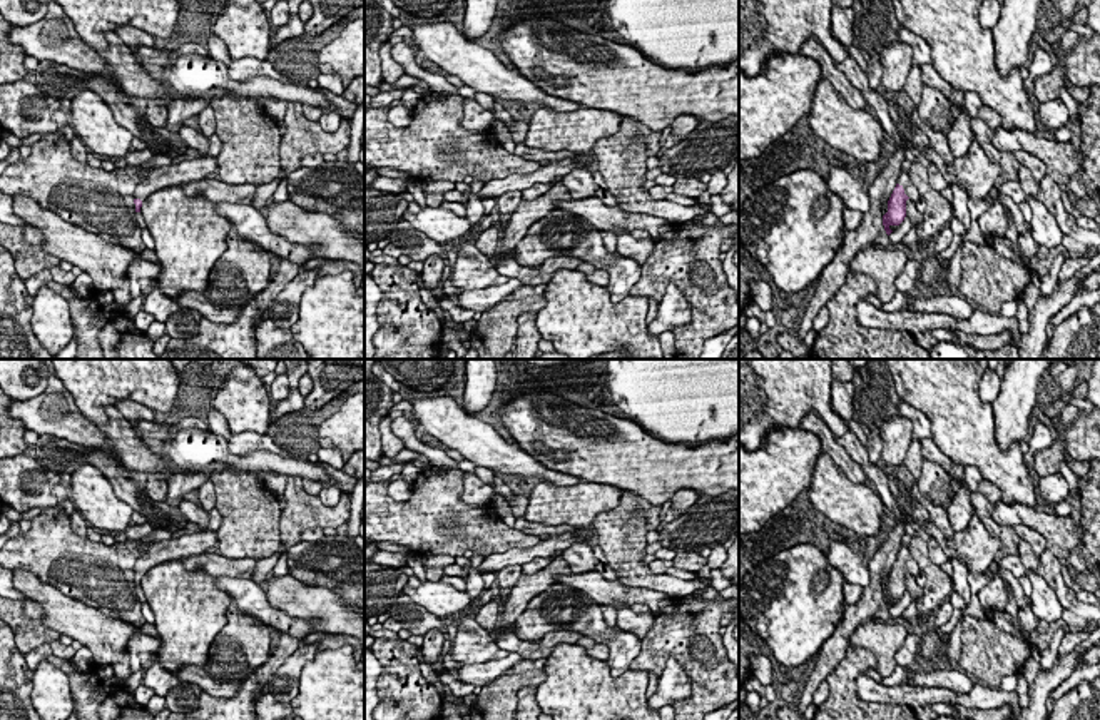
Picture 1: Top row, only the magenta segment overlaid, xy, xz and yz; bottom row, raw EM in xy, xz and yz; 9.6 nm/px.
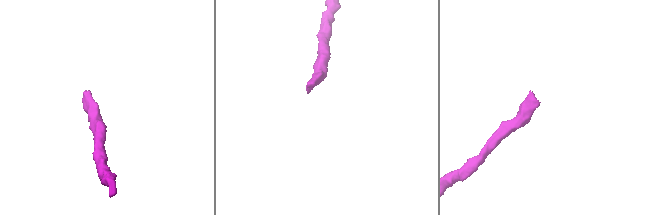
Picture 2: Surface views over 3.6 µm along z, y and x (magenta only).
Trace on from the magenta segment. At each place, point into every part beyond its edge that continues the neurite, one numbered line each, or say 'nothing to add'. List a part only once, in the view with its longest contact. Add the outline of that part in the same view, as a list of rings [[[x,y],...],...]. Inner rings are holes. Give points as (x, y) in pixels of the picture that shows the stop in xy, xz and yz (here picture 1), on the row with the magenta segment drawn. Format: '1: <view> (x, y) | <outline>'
1: yz (903, 179) | [[[901,172],[898,184],[904,189],[904,194],[909,197],[909,200],[916,202],[919,199],[919,190],[911,182],[908,172]]]

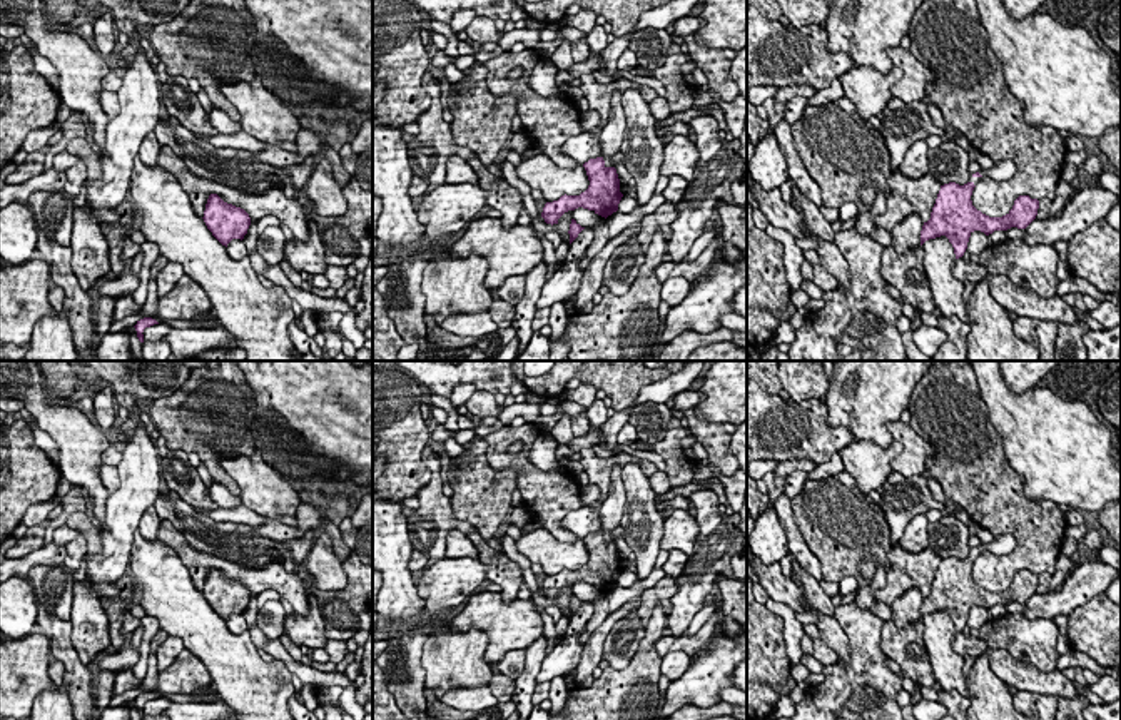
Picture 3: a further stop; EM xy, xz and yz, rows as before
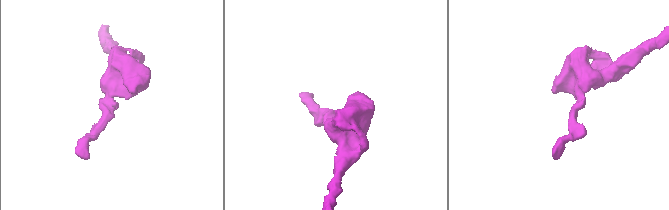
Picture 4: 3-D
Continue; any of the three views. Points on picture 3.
nothing to add

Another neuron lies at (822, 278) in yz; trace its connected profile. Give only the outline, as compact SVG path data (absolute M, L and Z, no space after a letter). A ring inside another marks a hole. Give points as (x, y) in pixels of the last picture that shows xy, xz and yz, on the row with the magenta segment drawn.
M814 264L812 272L814 272L814 279L812 279L814 284L820 287L824 292L839 287L837 279L822 264Z

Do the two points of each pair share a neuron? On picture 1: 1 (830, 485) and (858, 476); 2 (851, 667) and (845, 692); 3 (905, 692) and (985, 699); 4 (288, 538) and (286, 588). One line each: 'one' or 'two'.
1: two
2: one
3: one
4: two

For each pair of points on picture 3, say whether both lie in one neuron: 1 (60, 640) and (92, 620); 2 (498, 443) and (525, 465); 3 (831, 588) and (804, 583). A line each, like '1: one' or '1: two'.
1: two
2: one
3: two

